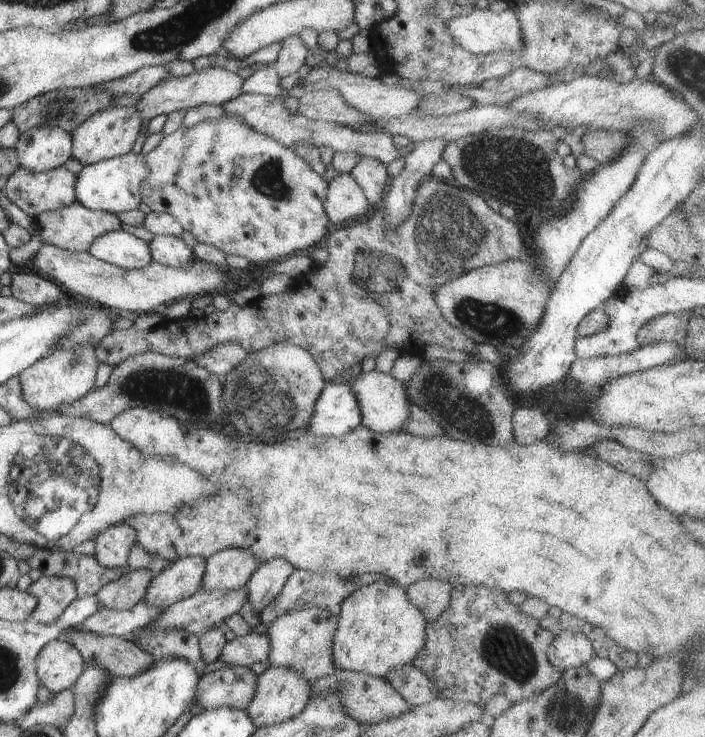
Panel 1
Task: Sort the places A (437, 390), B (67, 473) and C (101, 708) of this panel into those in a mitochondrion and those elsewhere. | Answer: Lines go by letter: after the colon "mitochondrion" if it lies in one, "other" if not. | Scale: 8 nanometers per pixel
A: mitochondrion
B: mitochondrion
C: other

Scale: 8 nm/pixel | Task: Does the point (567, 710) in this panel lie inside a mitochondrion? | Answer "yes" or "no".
yes

